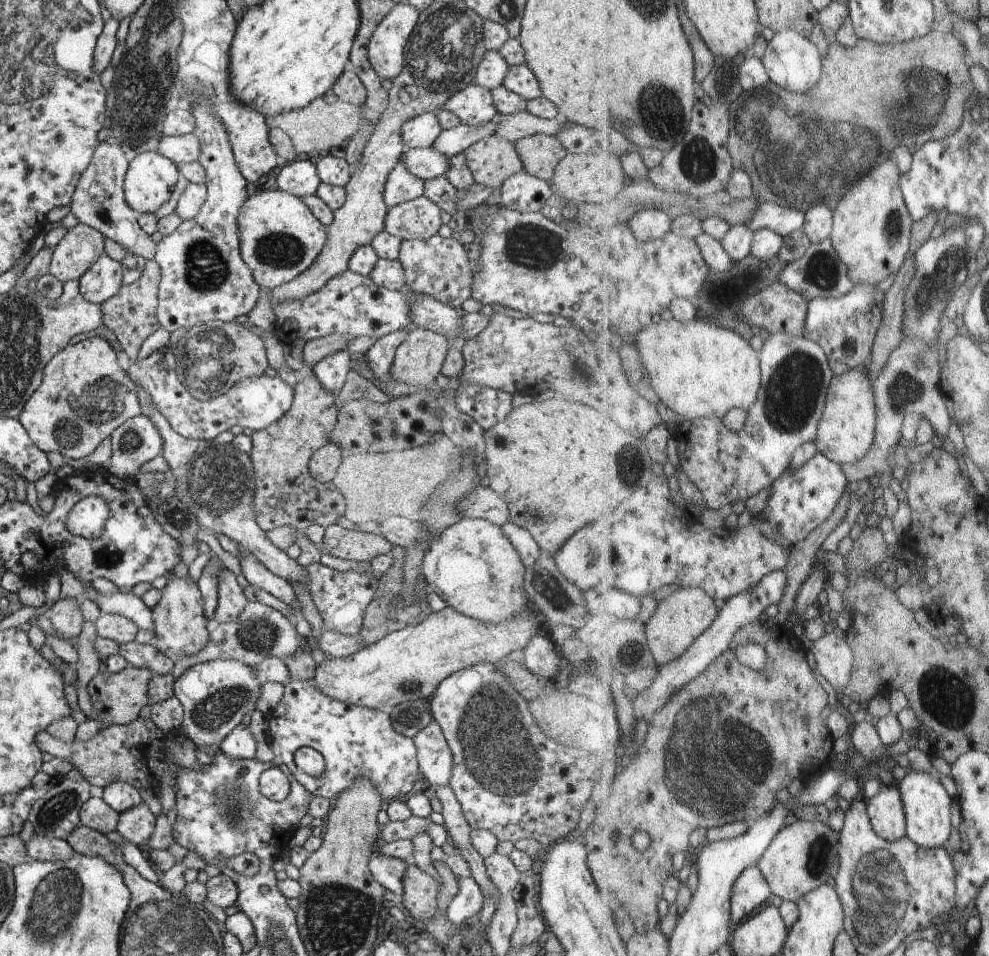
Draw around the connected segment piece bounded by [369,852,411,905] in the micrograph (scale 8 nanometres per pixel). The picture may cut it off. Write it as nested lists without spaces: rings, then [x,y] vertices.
[[[375,853],[369,862],[373,877],[385,888],[394,892],[397,903],[401,905],[403,897],[403,876],[411,860],[391,857],[384,853]]]

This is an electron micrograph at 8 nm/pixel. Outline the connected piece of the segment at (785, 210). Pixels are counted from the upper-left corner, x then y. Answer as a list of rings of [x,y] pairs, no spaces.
[[[764,200],[759,204],[755,217],[747,224],[756,232],[760,229],[774,229],[782,236],[788,236],[797,230],[804,229],[808,213],[784,206],[776,201]]]

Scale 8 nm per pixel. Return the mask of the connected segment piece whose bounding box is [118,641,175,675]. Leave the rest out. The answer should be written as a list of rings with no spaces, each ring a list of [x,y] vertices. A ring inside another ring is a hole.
[[[136,641],[119,645],[118,654],[135,667],[149,668],[153,674],[170,673],[175,665],[174,660],[161,653],[153,644],[142,644]]]

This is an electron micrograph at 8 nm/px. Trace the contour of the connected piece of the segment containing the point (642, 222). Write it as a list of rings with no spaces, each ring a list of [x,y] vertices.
[[[644,209],[637,213],[632,220],[627,220],[639,239],[643,241],[661,239],[673,230],[673,216],[665,210]]]

